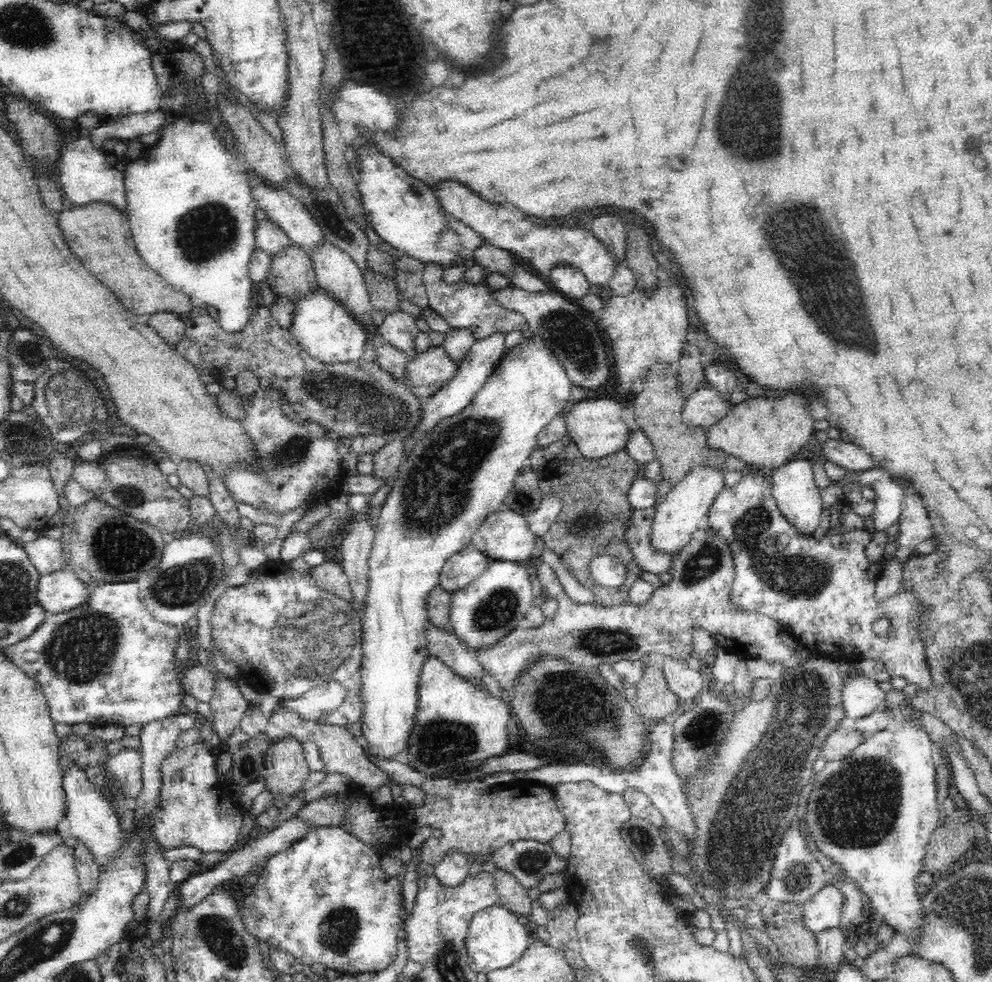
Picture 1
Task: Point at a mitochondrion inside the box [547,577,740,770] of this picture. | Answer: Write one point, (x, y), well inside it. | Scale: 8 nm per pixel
(602, 642)

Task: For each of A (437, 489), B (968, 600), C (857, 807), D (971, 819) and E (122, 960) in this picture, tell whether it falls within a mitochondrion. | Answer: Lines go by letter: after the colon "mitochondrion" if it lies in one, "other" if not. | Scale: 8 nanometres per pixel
A: mitochondrion
B: other
C: mitochondrion
D: other
E: other

